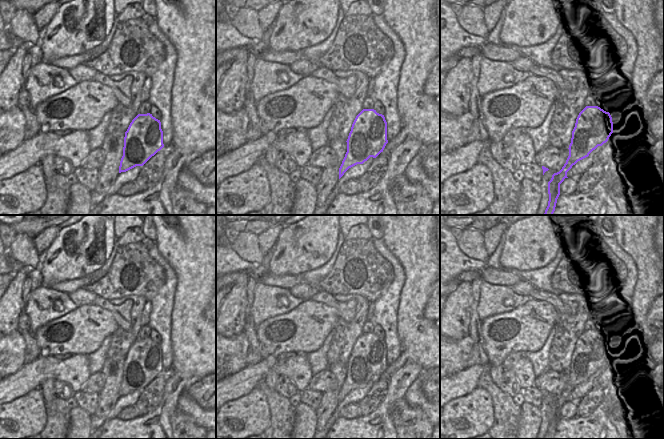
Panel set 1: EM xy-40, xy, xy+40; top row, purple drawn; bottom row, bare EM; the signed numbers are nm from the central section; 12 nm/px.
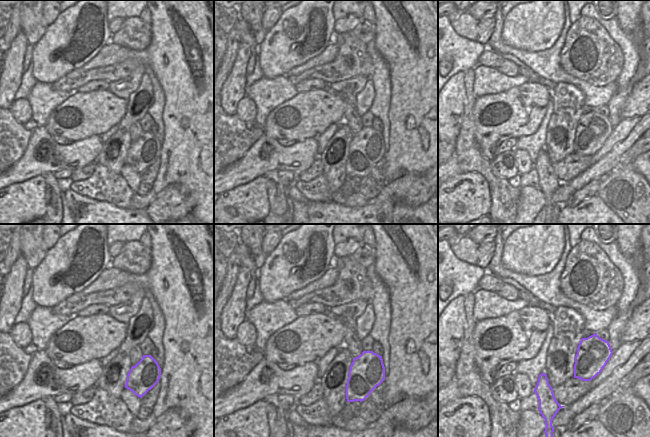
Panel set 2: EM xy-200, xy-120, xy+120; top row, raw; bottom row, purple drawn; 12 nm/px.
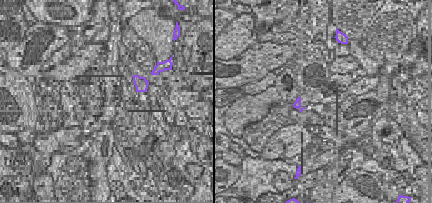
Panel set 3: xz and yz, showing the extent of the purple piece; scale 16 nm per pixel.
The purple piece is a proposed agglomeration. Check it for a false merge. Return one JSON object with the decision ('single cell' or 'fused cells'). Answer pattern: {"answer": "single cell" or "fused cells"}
{"answer": "fused cells"}

